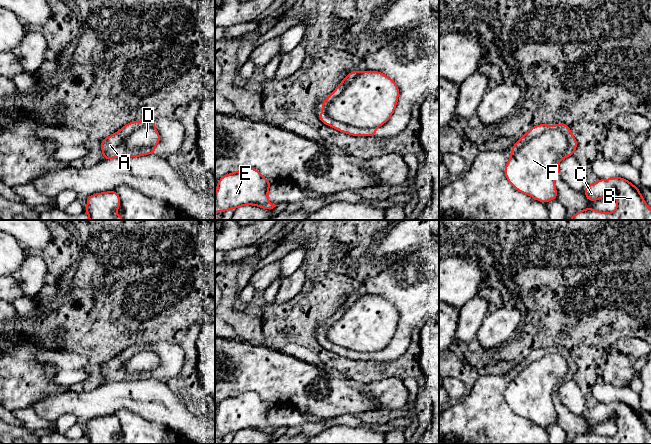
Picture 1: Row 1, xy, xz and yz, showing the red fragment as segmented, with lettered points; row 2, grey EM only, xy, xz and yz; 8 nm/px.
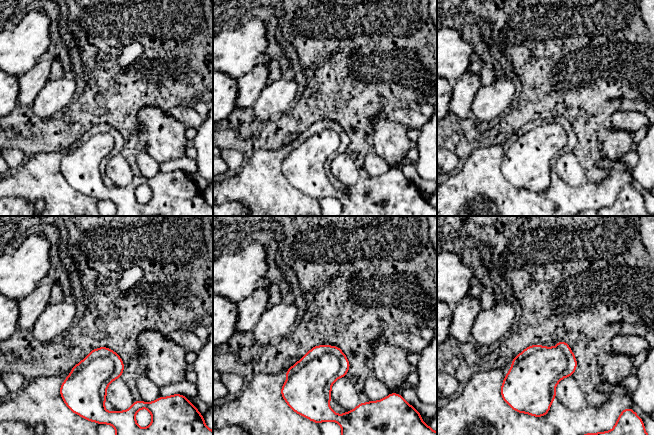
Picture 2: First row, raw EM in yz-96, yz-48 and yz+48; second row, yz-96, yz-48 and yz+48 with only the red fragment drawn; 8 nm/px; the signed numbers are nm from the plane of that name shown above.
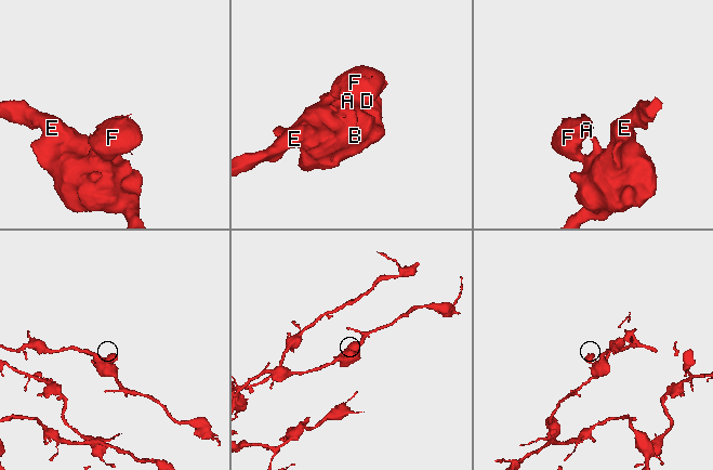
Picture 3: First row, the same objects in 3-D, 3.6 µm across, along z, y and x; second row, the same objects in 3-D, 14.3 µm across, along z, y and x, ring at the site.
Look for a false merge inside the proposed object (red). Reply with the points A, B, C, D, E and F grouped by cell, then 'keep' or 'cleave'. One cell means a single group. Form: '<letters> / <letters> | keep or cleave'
A / B C D E F | cleave

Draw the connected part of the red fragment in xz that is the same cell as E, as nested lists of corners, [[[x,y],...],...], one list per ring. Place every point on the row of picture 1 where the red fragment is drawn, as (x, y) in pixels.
[[[244,168],[224,175],[217,184],[215,213],[236,209],[243,205],[273,209],[277,205],[268,201],[268,190],[271,184],[255,168]]]

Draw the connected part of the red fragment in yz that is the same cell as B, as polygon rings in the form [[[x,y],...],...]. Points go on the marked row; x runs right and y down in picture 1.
[[[622,177],[600,179],[586,185],[584,192],[587,200],[595,201],[615,192],[616,209],[611,213],[586,208],[578,211],[569,220],[651,220],[651,209],[646,204],[638,187]]]

